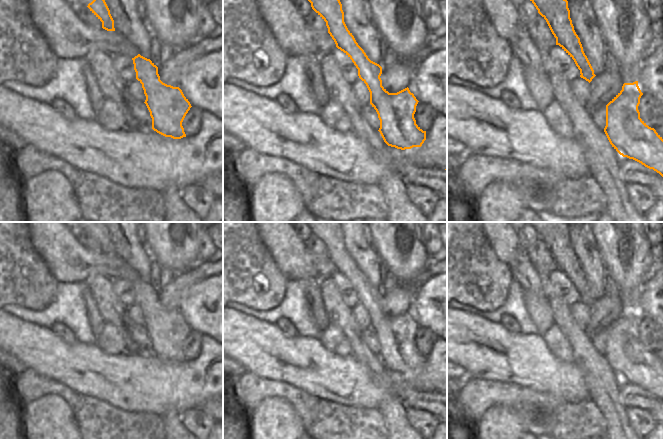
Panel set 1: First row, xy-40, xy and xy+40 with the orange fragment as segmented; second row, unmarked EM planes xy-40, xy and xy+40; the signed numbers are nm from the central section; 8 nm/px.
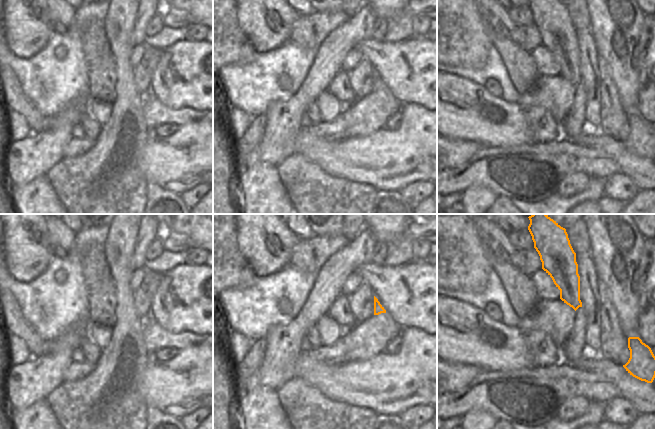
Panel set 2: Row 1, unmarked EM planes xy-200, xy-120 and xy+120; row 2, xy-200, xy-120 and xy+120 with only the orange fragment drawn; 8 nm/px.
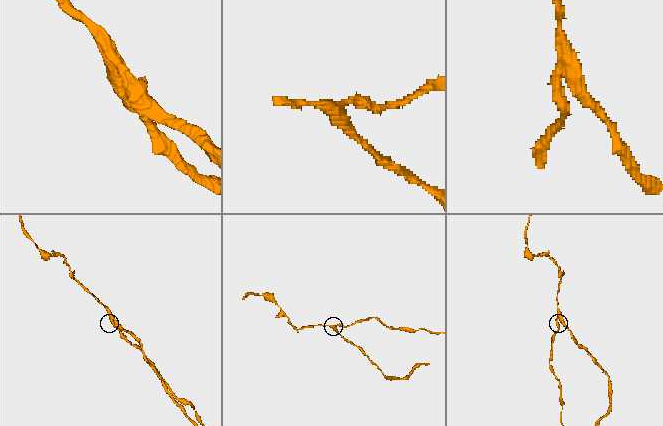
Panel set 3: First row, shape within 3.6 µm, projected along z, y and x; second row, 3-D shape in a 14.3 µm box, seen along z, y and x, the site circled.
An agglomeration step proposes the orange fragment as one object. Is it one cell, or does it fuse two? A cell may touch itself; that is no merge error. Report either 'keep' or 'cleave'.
cleave

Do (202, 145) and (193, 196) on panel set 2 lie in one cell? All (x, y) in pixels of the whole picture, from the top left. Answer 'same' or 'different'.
different

